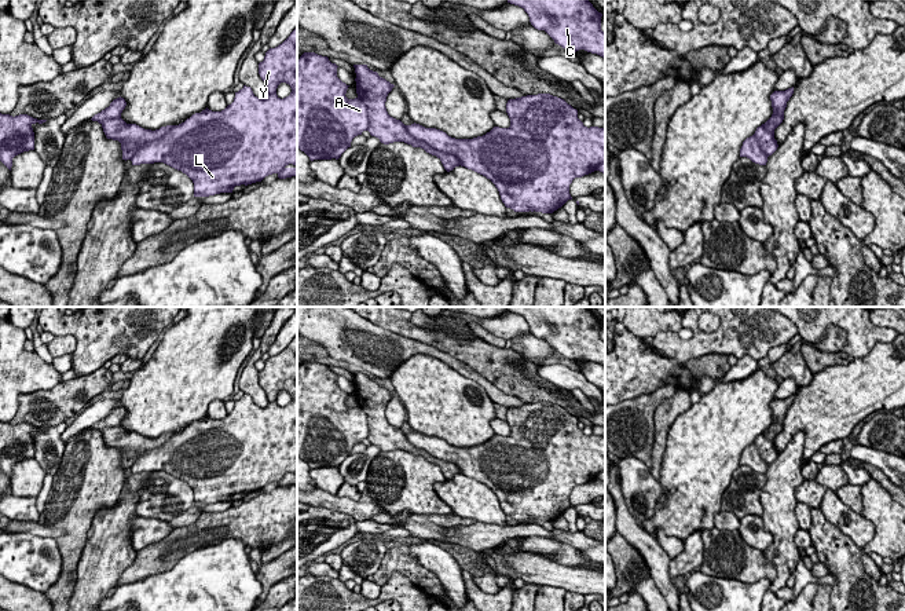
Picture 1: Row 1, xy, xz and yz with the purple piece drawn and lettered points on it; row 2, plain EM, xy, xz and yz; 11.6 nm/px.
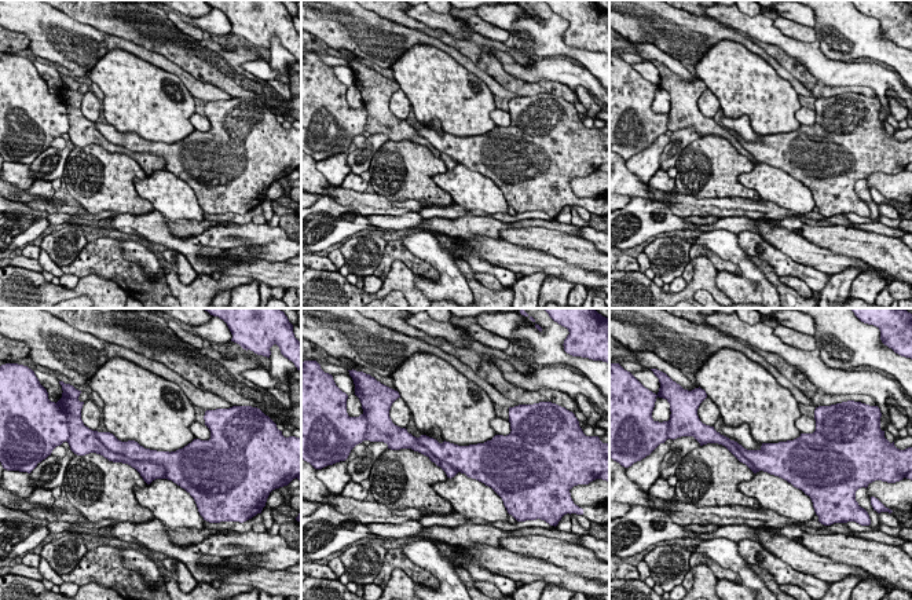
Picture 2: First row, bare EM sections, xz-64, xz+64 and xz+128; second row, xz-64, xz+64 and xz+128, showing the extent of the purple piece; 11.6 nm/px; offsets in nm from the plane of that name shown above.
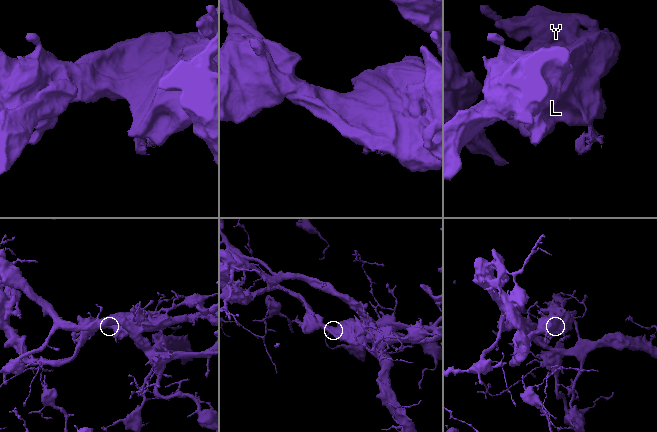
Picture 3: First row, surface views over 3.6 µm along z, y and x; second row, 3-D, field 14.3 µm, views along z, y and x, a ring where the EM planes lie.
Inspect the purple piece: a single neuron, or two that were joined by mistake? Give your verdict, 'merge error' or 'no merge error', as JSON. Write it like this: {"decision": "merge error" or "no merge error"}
{"decision": "merge error"}

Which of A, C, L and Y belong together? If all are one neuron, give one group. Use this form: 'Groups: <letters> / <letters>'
Groups: A C L / Y

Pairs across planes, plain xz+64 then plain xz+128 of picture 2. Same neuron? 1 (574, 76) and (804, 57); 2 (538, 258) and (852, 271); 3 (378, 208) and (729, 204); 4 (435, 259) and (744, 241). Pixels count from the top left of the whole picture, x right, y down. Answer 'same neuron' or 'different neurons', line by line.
1: same neuron
2: different neurons
3: same neuron
4: different neurons

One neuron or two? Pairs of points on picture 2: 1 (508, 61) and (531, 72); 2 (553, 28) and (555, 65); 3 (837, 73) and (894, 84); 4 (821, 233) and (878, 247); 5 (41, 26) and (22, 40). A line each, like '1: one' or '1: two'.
1: one
2: two
3: one
4: one
5: two

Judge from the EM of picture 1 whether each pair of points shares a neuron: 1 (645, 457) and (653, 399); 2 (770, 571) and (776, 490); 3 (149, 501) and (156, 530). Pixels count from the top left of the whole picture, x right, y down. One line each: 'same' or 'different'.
1: same
2: different
3: different

